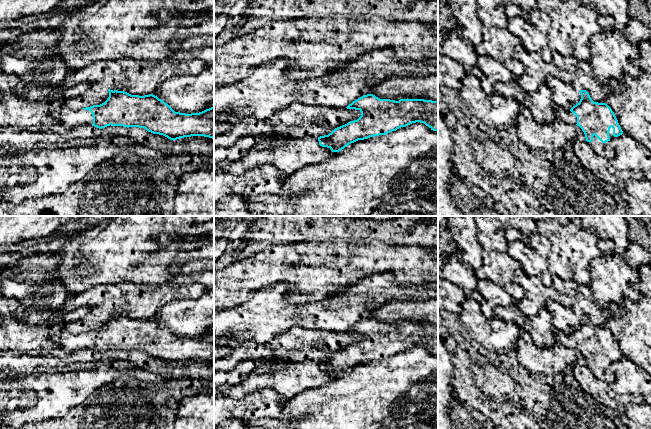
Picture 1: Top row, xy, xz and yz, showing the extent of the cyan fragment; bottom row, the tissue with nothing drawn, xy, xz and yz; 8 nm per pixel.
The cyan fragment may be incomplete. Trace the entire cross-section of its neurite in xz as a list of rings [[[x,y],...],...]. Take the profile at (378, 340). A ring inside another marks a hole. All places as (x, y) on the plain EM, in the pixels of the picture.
[[[367,318],[353,325],[346,332],[359,334],[361,340],[357,344],[335,352],[328,359],[318,361],[319,369],[330,372],[332,376],[339,376],[358,364],[386,359],[416,346],[424,347],[431,354],[438,356],[438,325],[424,323],[400,323],[395,325],[380,323],[373,318]]]

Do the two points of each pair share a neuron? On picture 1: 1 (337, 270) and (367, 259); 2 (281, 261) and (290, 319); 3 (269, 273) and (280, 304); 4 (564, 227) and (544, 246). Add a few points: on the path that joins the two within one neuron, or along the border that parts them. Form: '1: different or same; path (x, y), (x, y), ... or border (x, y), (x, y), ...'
1: same; path (344, 269), (360, 266)
2: different; border (291, 282), (277, 282), (262, 289)
3: different; border (291, 282), (277, 282), (252, 293)
4: different; border (545, 236), (550, 242), (547, 263)

